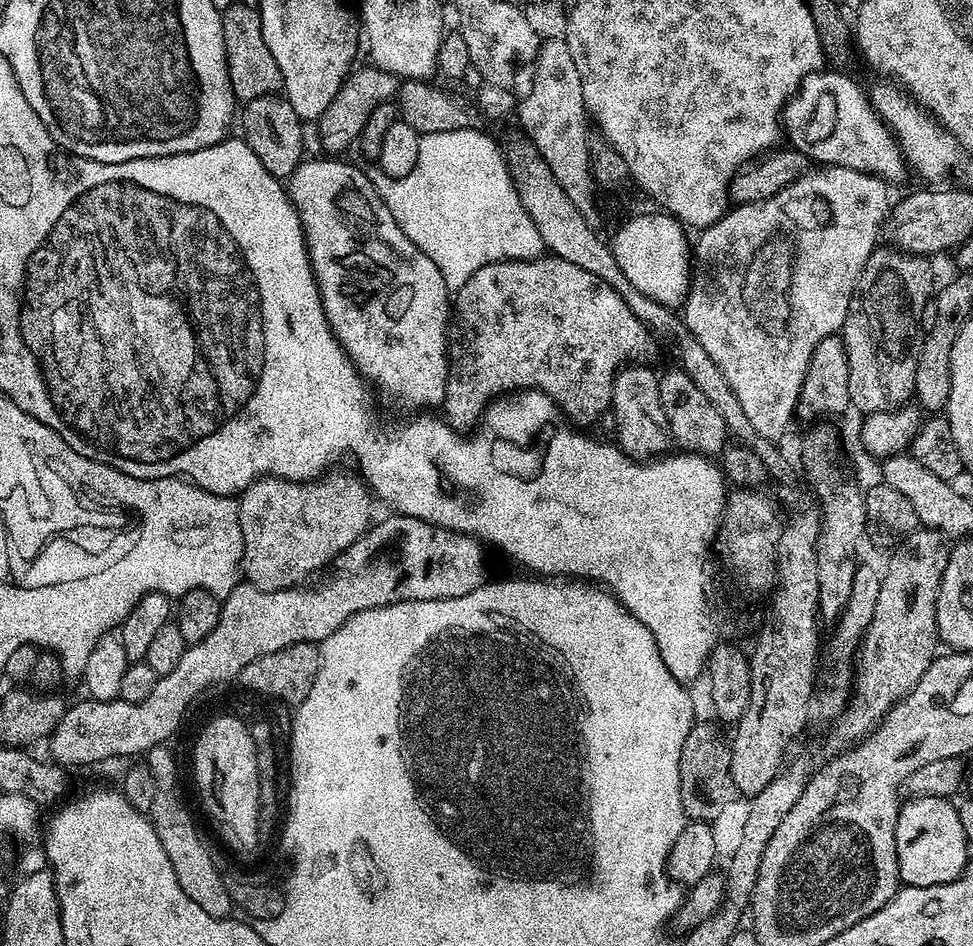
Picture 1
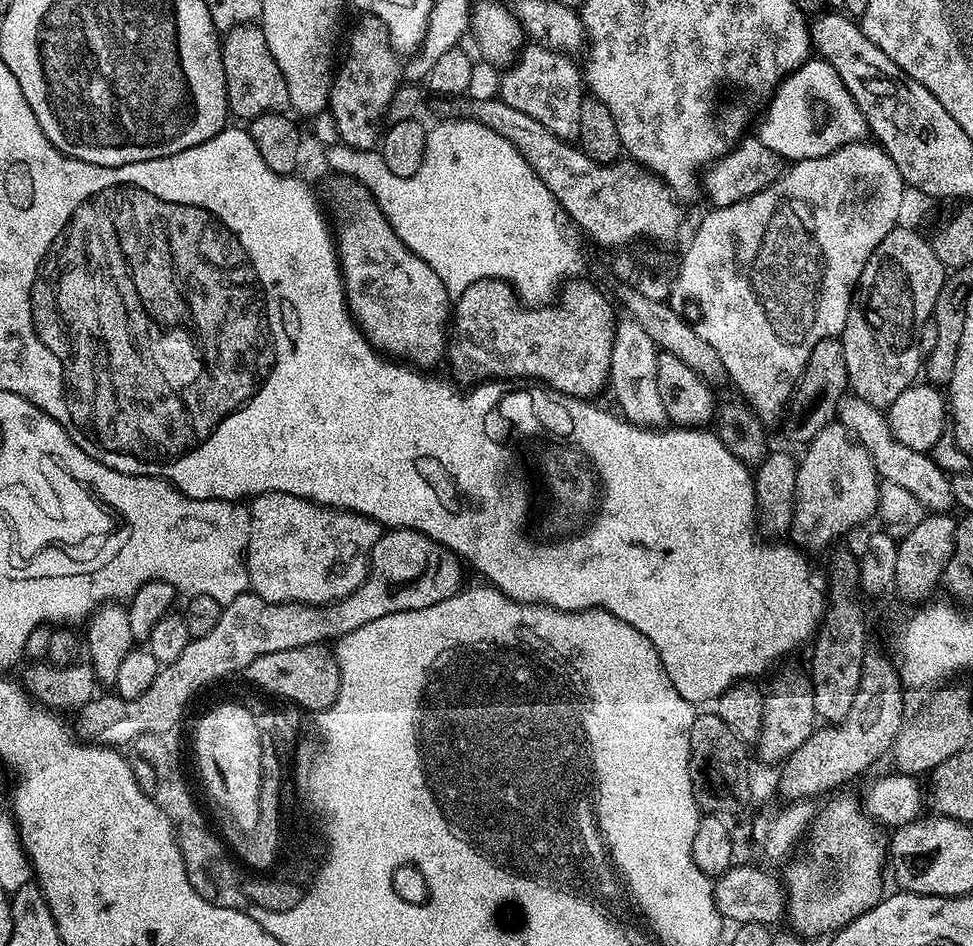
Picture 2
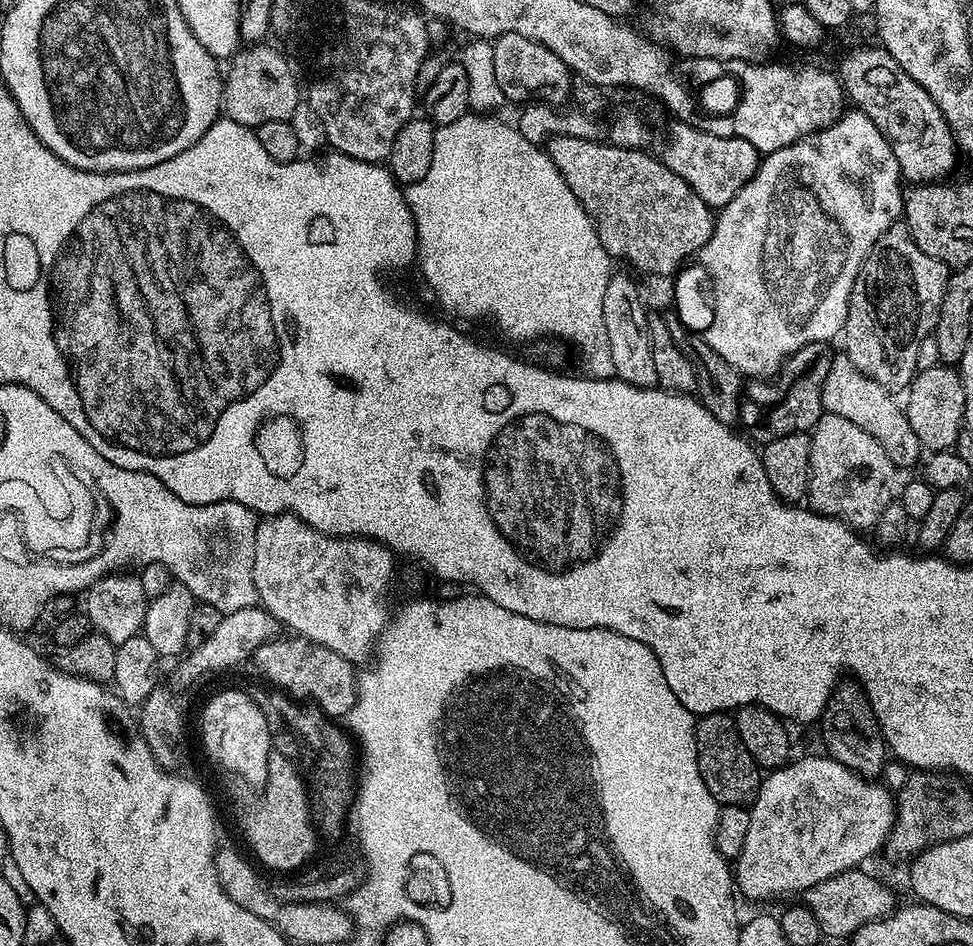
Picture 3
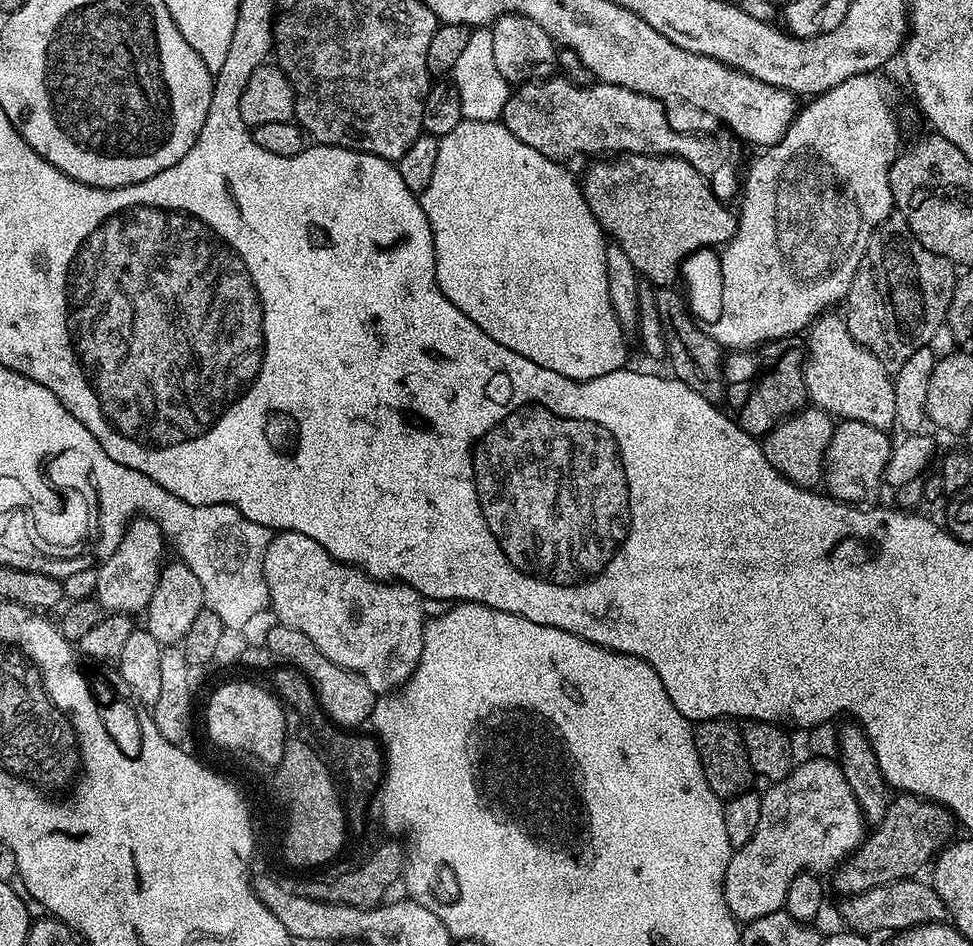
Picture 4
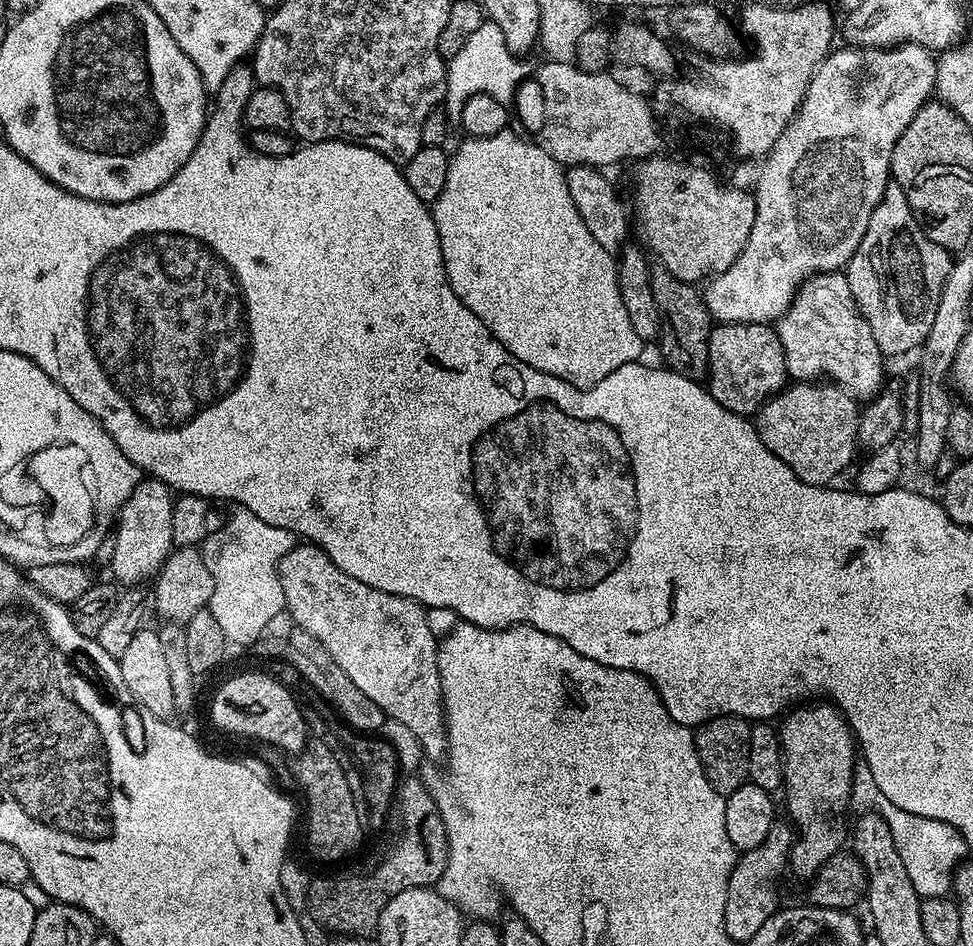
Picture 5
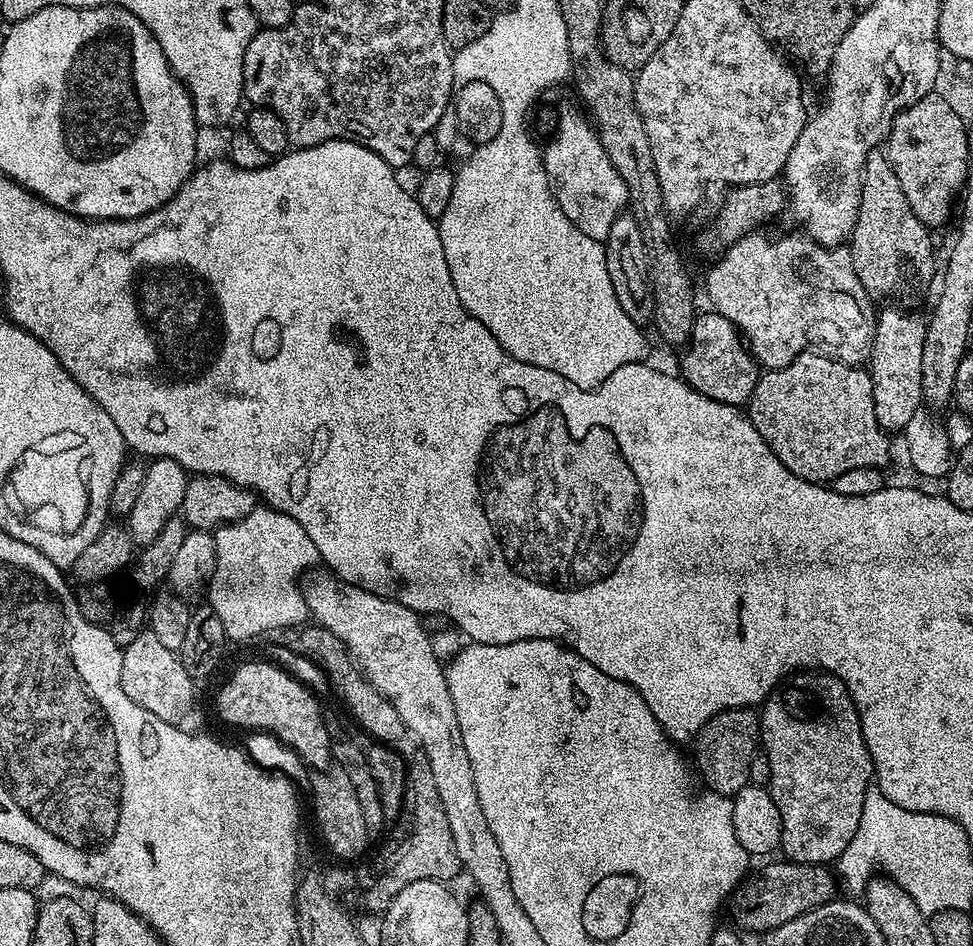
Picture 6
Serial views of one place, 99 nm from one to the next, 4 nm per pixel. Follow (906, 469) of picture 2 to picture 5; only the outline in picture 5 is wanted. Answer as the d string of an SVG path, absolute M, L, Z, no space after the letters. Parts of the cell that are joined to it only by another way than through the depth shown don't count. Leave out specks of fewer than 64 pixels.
M843 271L820 272L804 281L775 329L786 354L786 370L793 381L816 382L827 377L864 402L881 391L886 357L878 342L874 342L866 318L862 318Z

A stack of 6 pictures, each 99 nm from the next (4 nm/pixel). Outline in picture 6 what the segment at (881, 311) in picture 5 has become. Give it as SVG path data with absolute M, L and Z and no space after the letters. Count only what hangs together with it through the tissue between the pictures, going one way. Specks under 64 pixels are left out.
M877 150L871 152L866 158L866 166L864 167L864 181L860 187L860 209L858 210L858 222L854 226L850 237L850 251L852 253L852 261L854 262L854 274L858 274L858 278L862 282L862 286L866 286L869 296L879 298L885 296L885 301L888 302L904 302L900 300L908 300L911 296L916 296L928 283L932 280L932 275L937 275L938 264L936 268L936 256L932 253L932 240L929 229L925 228L924 224L914 214L914 210L910 210L910 202L906 202L906 194L902 194L902 182L898 182L898 174L894 174L894 170L890 166L887 155L883 151Z

